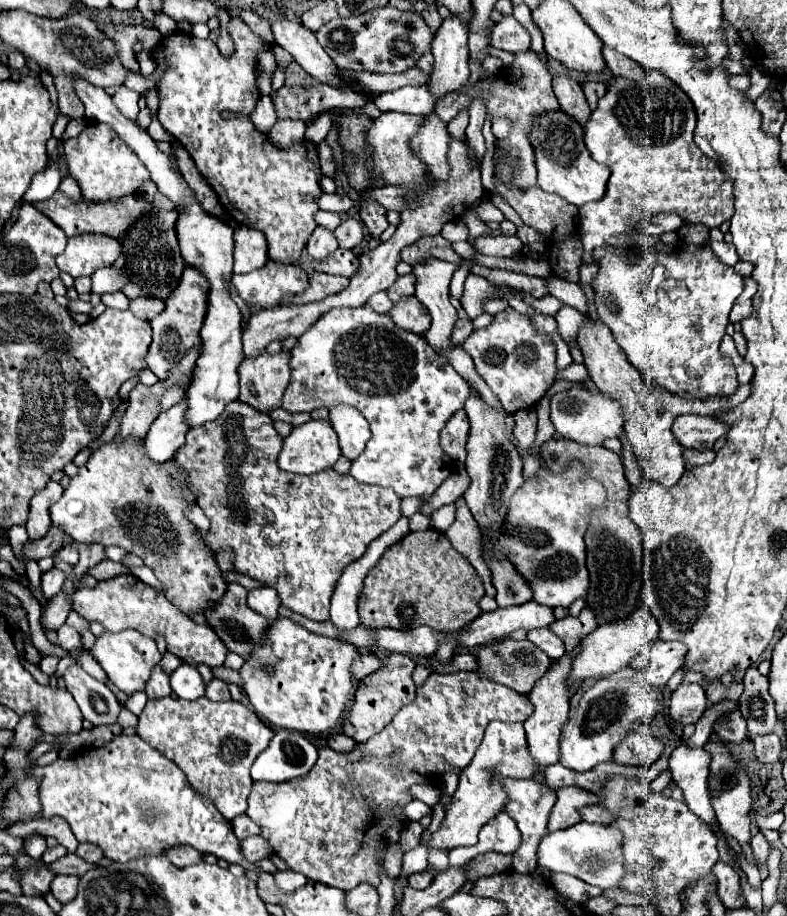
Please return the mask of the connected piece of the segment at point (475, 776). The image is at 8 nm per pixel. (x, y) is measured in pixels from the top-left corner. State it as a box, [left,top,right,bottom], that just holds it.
[430,721,538,849]

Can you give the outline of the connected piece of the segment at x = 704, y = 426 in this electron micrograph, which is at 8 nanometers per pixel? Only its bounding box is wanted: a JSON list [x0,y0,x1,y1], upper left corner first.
[674,415,728,451]

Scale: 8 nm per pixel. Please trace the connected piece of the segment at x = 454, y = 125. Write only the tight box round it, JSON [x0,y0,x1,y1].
[447,109,469,139]

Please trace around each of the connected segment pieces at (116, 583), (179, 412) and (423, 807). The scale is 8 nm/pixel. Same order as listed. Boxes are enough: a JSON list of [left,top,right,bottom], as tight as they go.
[[72,575,226,667],[144,403,188,463],[404,801,432,821]]

